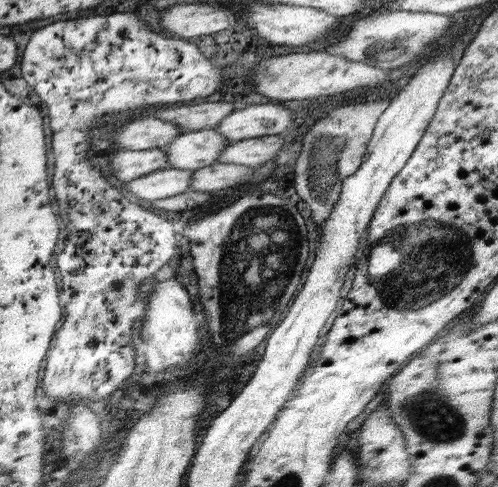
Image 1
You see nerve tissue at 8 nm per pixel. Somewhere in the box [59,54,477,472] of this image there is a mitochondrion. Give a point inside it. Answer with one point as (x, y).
(431, 410)

